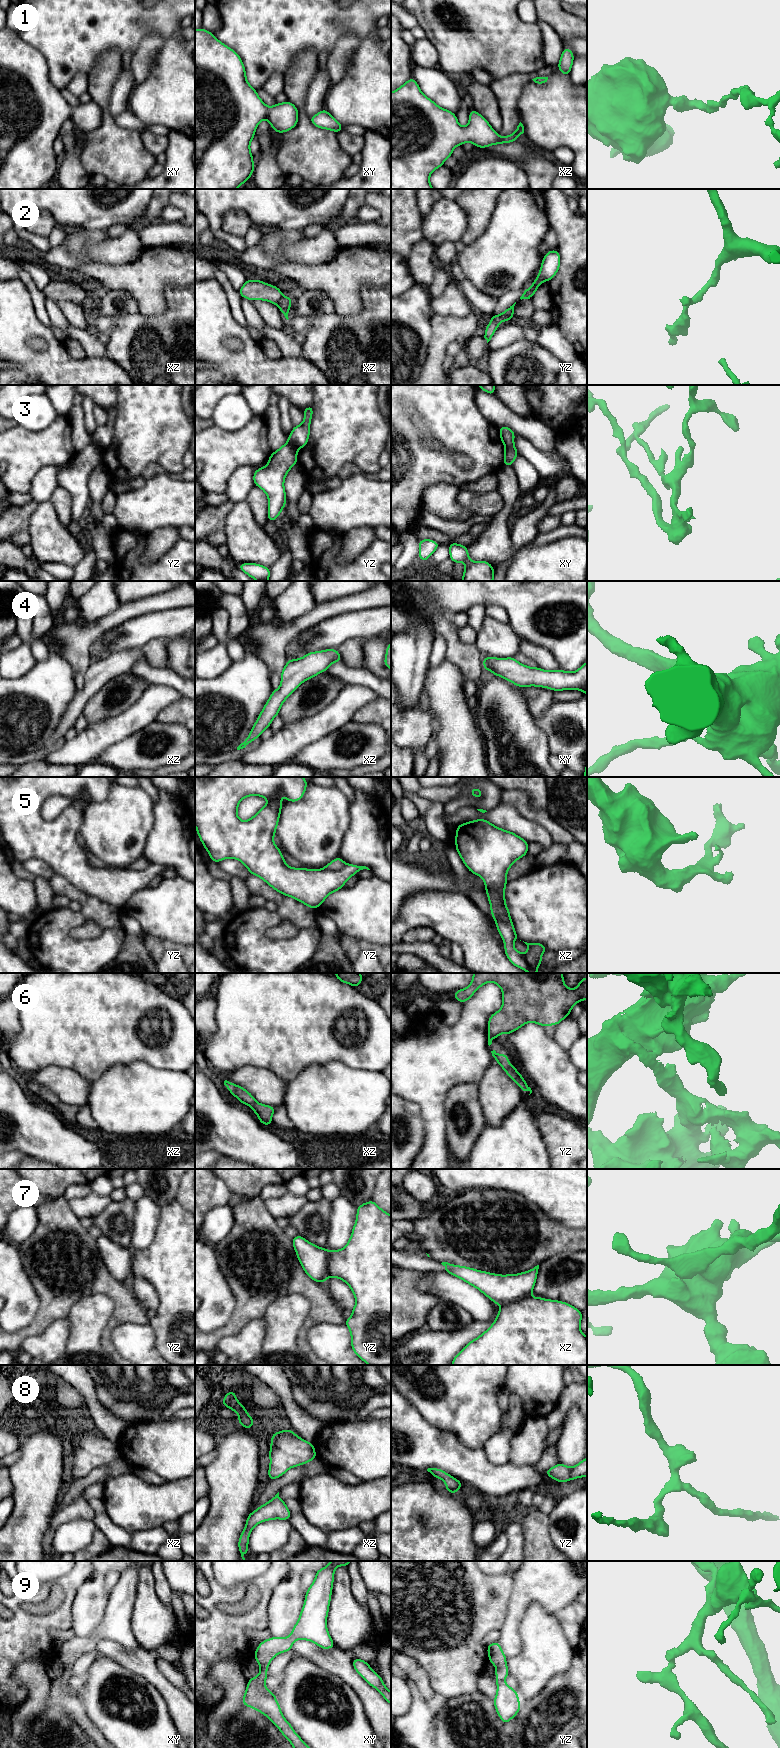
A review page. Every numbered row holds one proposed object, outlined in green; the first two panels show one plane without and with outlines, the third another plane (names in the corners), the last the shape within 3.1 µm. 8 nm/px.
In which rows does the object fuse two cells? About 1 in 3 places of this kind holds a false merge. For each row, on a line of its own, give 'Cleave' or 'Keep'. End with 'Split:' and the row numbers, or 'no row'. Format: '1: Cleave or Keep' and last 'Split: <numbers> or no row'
1: Keep
2: Cleave
3: Cleave
4: Keep
5: Cleave
6: Keep
7: Keep
8: Keep
9: Keep
Split: 2, 3, 5

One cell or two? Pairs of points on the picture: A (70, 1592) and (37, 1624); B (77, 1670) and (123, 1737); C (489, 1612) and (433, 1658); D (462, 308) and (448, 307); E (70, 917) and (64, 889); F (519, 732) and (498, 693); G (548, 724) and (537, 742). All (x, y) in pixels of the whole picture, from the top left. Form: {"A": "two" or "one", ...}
{"A": "one", "B": "two", "C": "one", "D": "one", "E": "two", "F": "one", "G": "two"}

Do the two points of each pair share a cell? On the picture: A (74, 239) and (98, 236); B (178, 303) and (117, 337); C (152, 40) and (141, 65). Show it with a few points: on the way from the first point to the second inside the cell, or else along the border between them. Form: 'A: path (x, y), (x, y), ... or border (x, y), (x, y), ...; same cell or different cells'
A: path (80, 238), (92, 236); same cell
B: path (165, 319), (159, 325), (142, 325), (133, 331); same cell
C: path (150, 46), (142, 59); same cell

